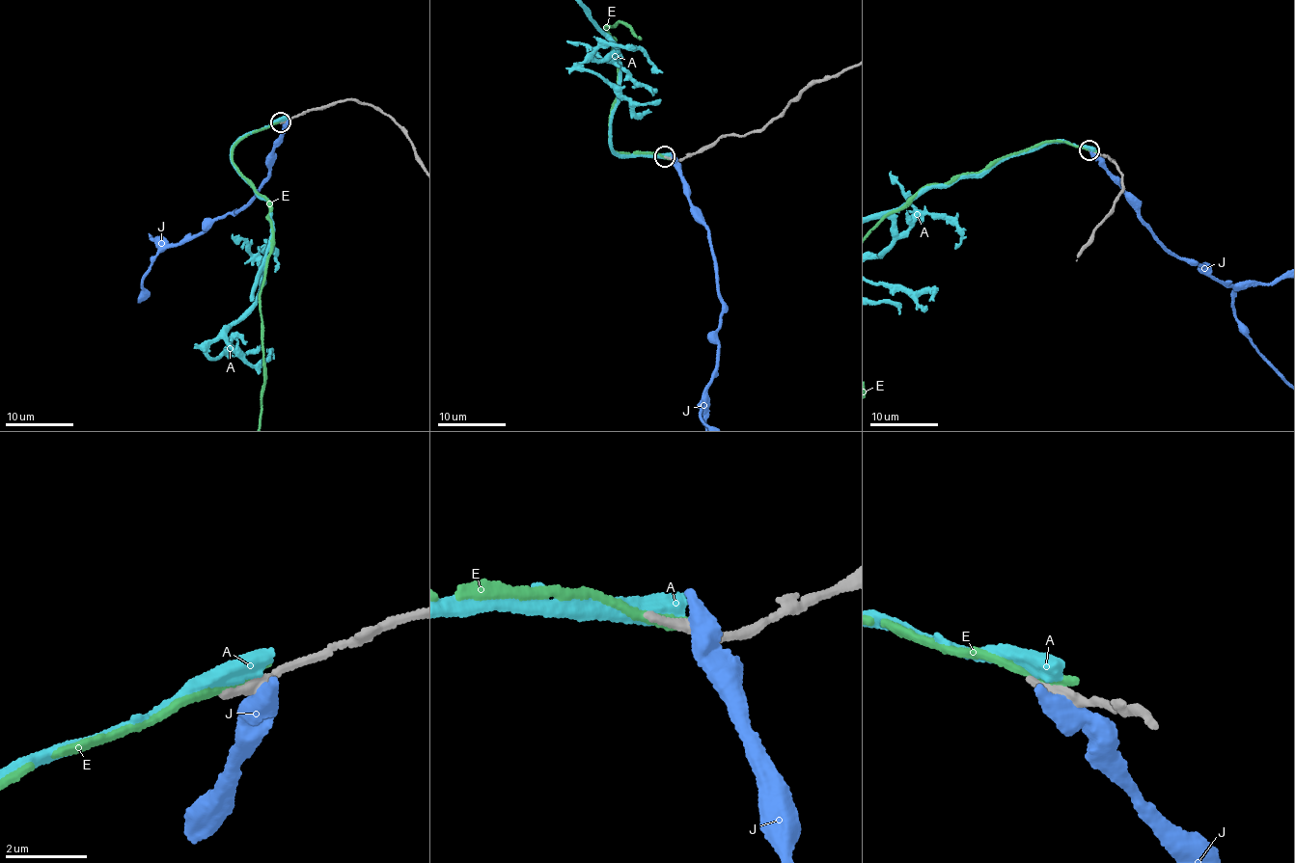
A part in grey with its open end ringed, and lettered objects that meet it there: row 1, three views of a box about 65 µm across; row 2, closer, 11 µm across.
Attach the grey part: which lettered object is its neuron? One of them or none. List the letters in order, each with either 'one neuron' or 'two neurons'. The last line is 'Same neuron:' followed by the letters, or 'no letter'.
A: two neurons
E: two neurons
J: two neurons
Same neuron: no letter

